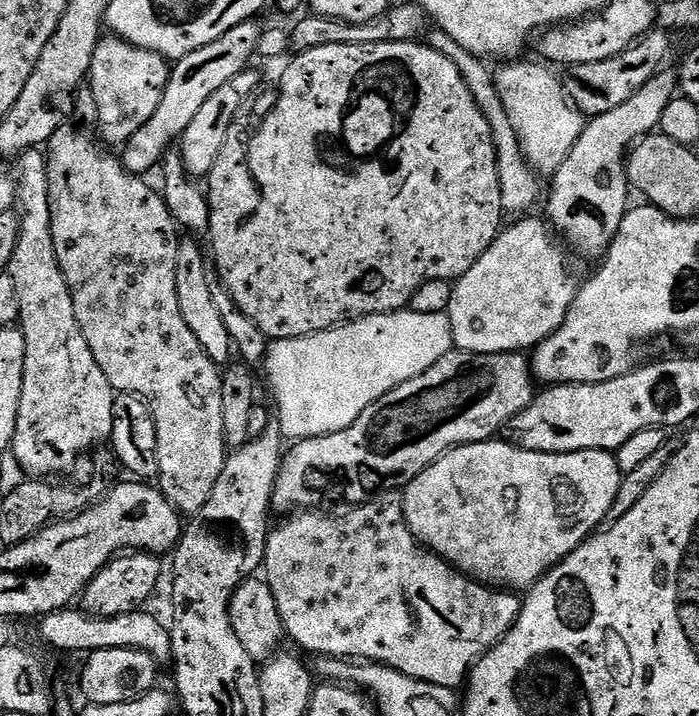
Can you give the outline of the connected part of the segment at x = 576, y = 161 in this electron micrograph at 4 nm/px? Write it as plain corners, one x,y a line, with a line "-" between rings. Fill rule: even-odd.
661,70
654,78
650,78
650,82
646,82
646,86
642,86
642,90
634,94
634,98
626,98
622,106
614,110
606,110
606,114
601,116
591,117
585,123
578,142
574,142
570,154
566,154
566,162
562,162
562,166
558,166
558,170
550,178
552,189
548,192
549,217
547,216
547,219
558,233
559,239
571,251
573,248
584,260
596,262
607,256
608,248
618,234
618,226
622,226
622,218
630,207
630,201
628,201
630,185
624,169
626,157
632,145
640,137
655,133
661,127
666,106
678,96
677,73
668,71

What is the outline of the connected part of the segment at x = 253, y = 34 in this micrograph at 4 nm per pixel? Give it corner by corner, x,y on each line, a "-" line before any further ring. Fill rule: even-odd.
256,20
242,22
234,26
234,30
226,30
226,34
210,42
210,46
202,46
202,50
194,50
194,54
186,54
171,65
168,85
162,94
162,102
158,102
158,110
154,110
154,118
150,118
150,122
146,122
146,126
142,126
142,130
123,145
122,163
127,172
148,174
144,172
150,171
155,164
157,167
169,151
168,144
175,145
179,141
186,126
190,126
200,107
206,103
206,98
251,65
248,63
256,56
262,31
261,25
258,25

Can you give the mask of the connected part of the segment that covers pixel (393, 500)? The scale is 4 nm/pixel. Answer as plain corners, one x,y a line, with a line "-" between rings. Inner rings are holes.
389,490
366,504
352,506
345,516
323,516
320,510
300,510
289,515
285,524
271,529
266,542
266,554
262,565
263,579
267,580
274,594
274,602
278,606
278,614
284,623
284,631
289,641
293,640
300,648
313,652
316,658
339,658
349,662
367,662
384,664
387,668
398,670
410,678
418,678
422,682
430,682
434,686
459,689
467,681
469,671
485,656
495,644
503,640
504,635
512,629
520,613
522,603
519,595
508,590
489,588
486,584
478,584
475,580
457,572
451,564
440,559
435,552
429,552
417,540
410,530
404,513
404,493
400,490

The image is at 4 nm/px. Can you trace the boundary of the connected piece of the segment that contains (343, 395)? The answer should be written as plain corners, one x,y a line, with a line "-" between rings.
401,310
398,312
379,312
376,316
362,316
358,320
351,321
347,324
341,324
338,328
328,328
324,332
315,332
312,336
303,336
302,338
294,338
293,340
273,340
268,345
268,352
264,356
262,371
268,375
268,388
272,391
272,400
276,403
276,412
274,408
275,419
280,422
282,434
289,441
295,442
305,440
306,438
318,438
326,434
334,434
346,430
354,423
362,414
362,410
366,410
366,406
370,406
374,402
378,402
378,398
382,398
386,394
390,394
390,390
394,390
398,386
402,386
402,382
410,382
410,378
418,378
418,374
422,374
426,370
433,368
440,359
453,351
452,343
452,327
448,321
447,311
440,312
412,312
413,310

